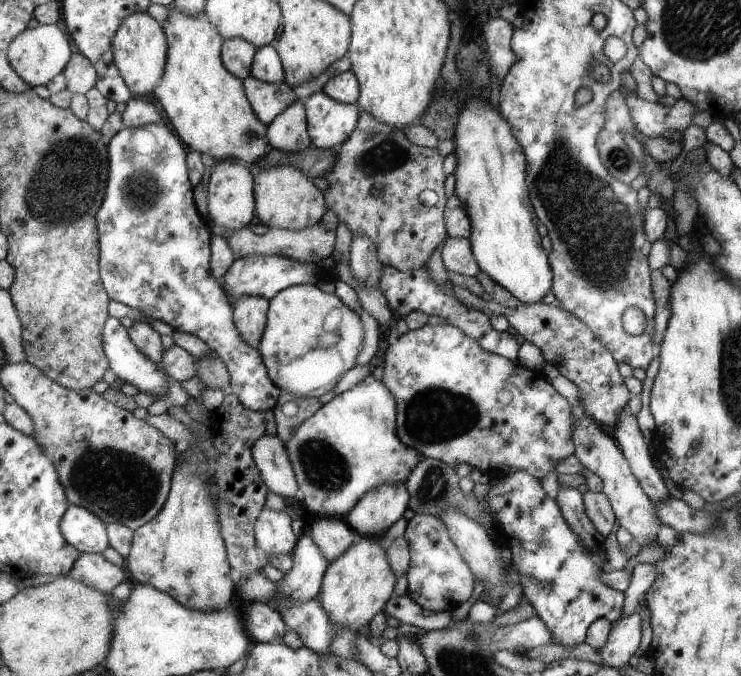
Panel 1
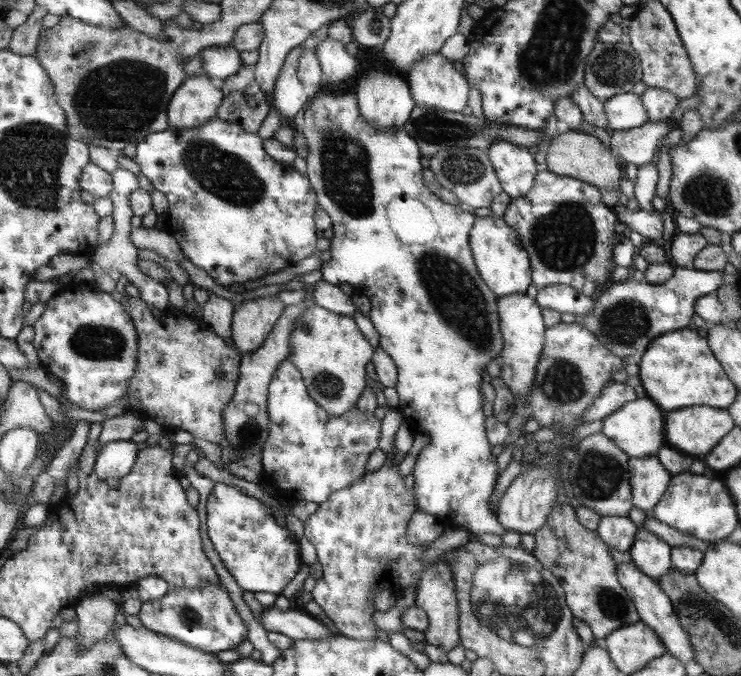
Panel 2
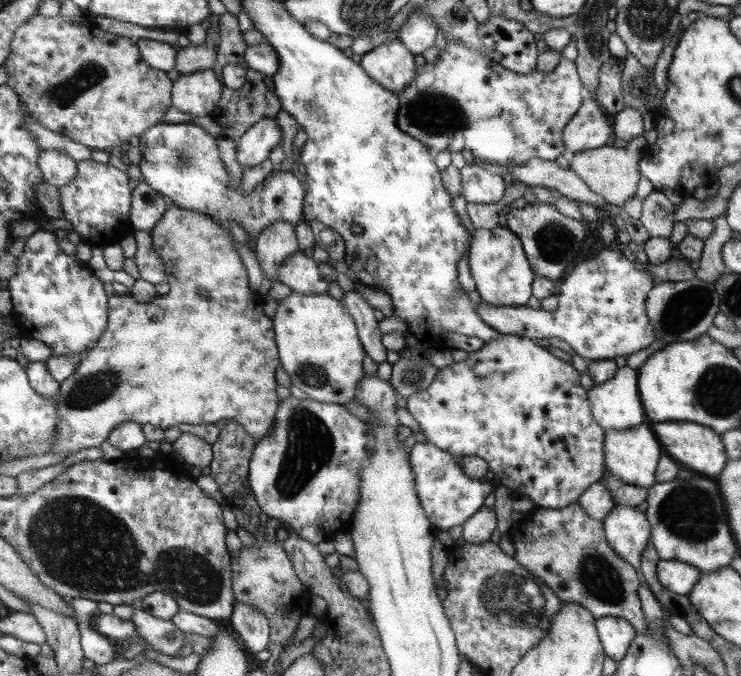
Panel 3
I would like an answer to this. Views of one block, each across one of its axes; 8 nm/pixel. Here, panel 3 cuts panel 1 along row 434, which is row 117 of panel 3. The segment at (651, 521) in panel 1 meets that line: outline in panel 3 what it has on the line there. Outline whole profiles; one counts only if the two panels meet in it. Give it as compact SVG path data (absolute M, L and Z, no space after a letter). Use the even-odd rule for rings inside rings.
M584 96L579 112L570 118L563 132L567 152L598 149L609 142L611 126L593 96Z

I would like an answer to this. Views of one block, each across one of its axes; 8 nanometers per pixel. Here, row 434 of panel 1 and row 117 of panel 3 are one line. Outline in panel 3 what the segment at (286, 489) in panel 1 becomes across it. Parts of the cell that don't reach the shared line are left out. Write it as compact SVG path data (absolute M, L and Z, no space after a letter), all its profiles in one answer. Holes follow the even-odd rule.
M261 117L251 125L244 134L235 140L237 162L241 169L257 166L268 158L274 146L280 144L282 130L278 122L269 117Z

